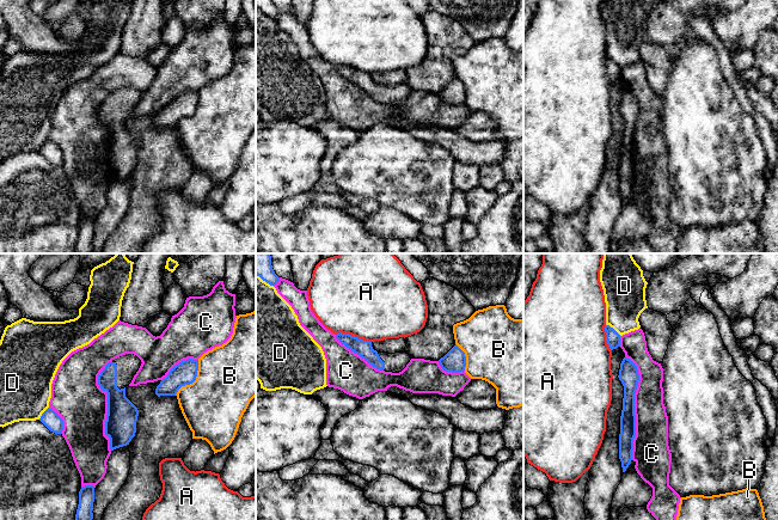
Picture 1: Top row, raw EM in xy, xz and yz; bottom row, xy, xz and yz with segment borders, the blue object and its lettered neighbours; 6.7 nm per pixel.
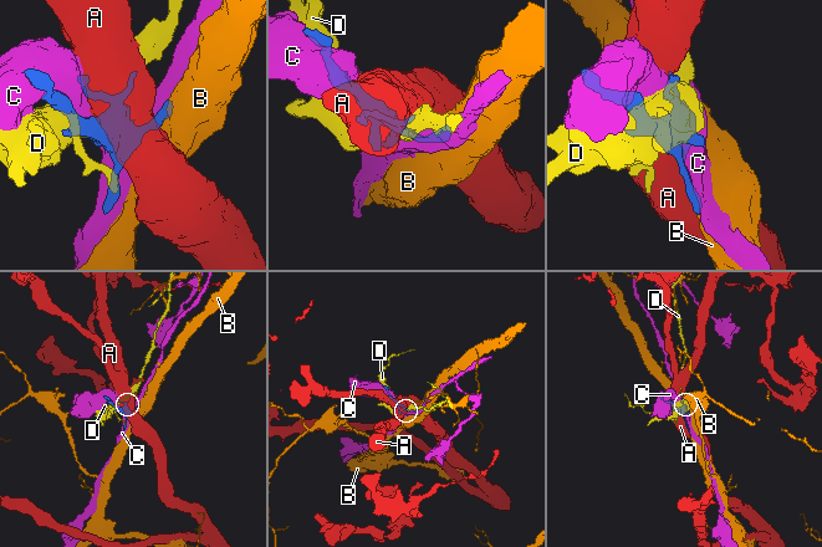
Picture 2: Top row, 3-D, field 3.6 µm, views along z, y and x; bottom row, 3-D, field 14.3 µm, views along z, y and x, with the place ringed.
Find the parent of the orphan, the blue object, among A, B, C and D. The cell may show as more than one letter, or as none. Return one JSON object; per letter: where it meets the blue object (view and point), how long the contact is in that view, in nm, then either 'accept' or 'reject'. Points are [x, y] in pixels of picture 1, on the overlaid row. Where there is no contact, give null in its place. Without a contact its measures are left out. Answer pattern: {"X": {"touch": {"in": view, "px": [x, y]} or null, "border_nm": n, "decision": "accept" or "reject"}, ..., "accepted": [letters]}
{"A": {"touch": {"in": "xz", "px": [353, 336]}, "border_nm": 260, "decision": "reject"}, "B": {"touch": {"in": "xy", "px": [194, 380]}, "border_nm": 280, "decision": "reject"}, "C": {"touch": {"in": "yz", "px": [633, 408]}, "border_nm": 700, "decision": "reject"}, "D": {"touch": {"in": "yz", "px": [612, 328]}, "border_nm": 130, "decision": "reject"}, "accepted": []}

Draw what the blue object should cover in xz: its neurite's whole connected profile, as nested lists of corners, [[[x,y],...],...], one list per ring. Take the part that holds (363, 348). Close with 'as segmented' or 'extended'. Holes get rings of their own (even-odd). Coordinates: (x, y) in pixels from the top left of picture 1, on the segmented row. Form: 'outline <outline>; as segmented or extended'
outline [[[336,334],[336,338],[380,371],[399,373],[411,360],[411,356],[405,351],[394,354],[378,353],[373,349],[372,342],[363,341],[349,334]]]; extended

